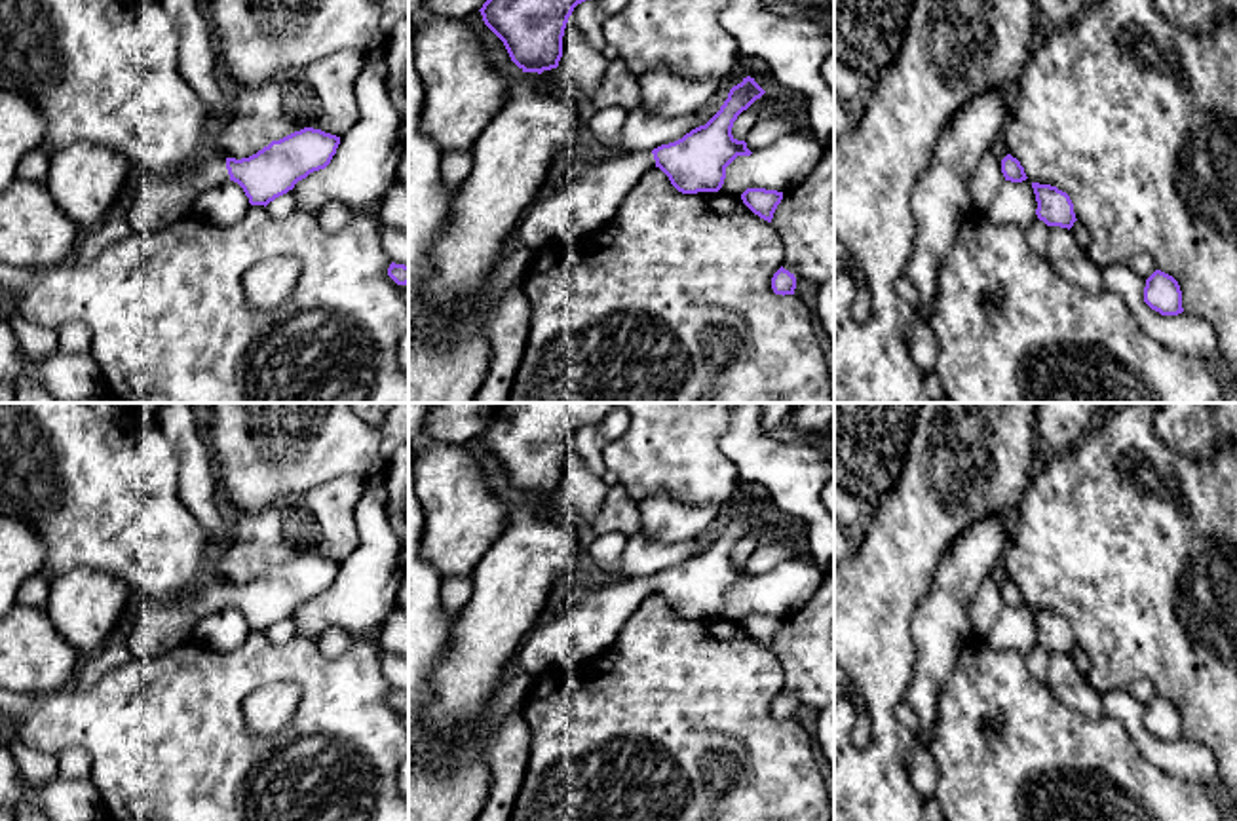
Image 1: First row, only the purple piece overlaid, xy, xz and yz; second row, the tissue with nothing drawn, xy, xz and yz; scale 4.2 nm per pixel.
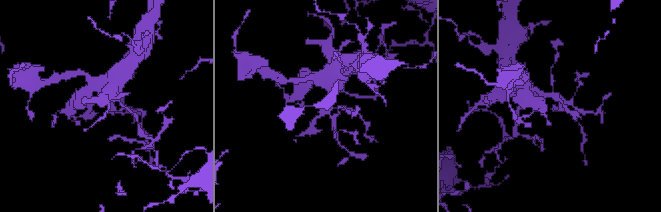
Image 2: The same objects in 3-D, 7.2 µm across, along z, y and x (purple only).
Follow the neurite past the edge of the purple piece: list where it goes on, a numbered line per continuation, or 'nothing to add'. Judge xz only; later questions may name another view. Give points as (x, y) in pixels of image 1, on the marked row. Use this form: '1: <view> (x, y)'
1: xz (595, 190)

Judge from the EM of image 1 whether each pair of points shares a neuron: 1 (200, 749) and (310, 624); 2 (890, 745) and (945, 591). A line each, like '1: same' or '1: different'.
1: different
2: different

